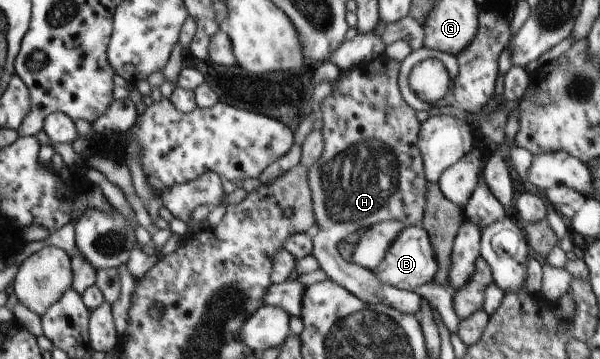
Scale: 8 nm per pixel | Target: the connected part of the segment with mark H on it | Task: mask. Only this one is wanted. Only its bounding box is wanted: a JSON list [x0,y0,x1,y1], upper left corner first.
[307,54,428,315]

